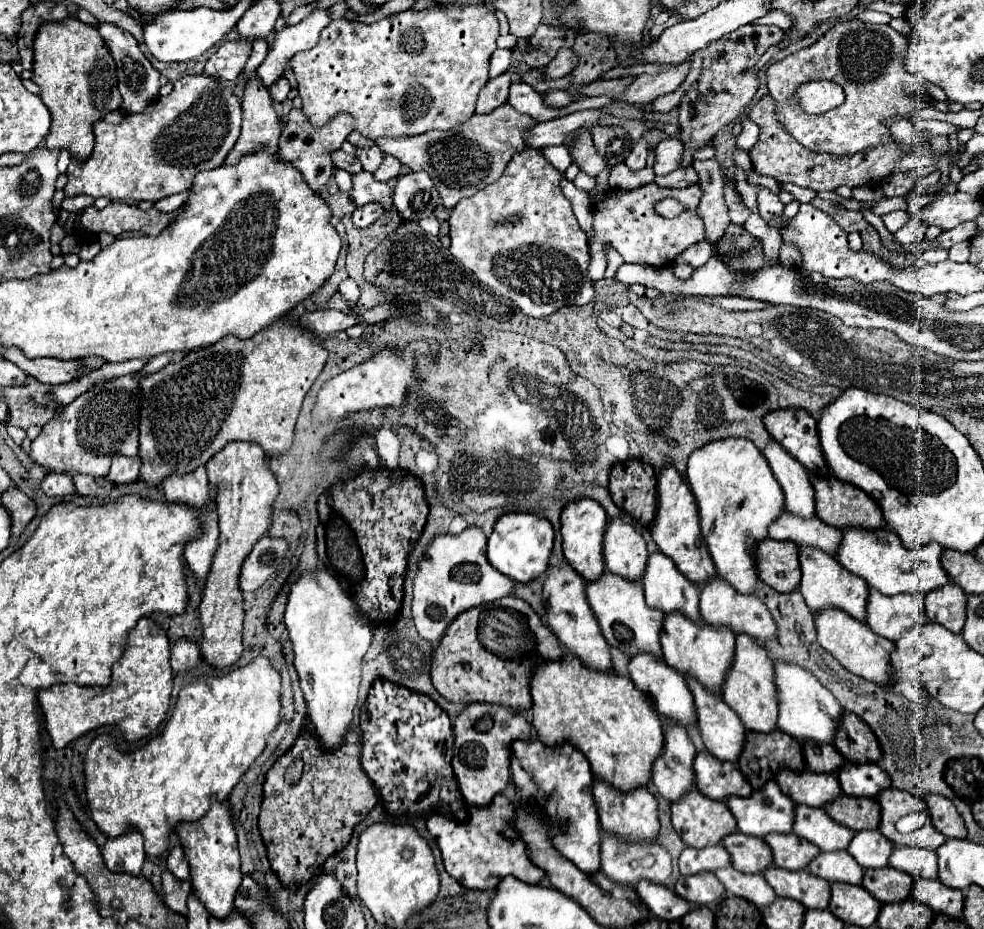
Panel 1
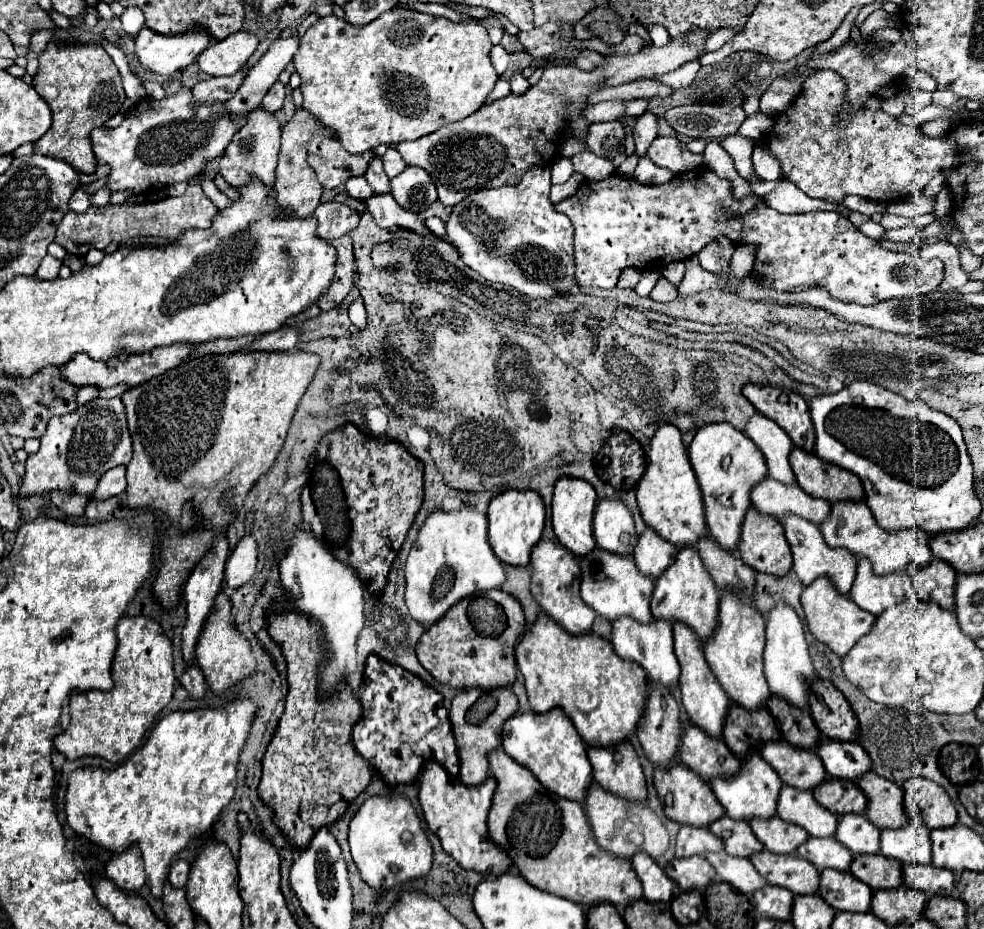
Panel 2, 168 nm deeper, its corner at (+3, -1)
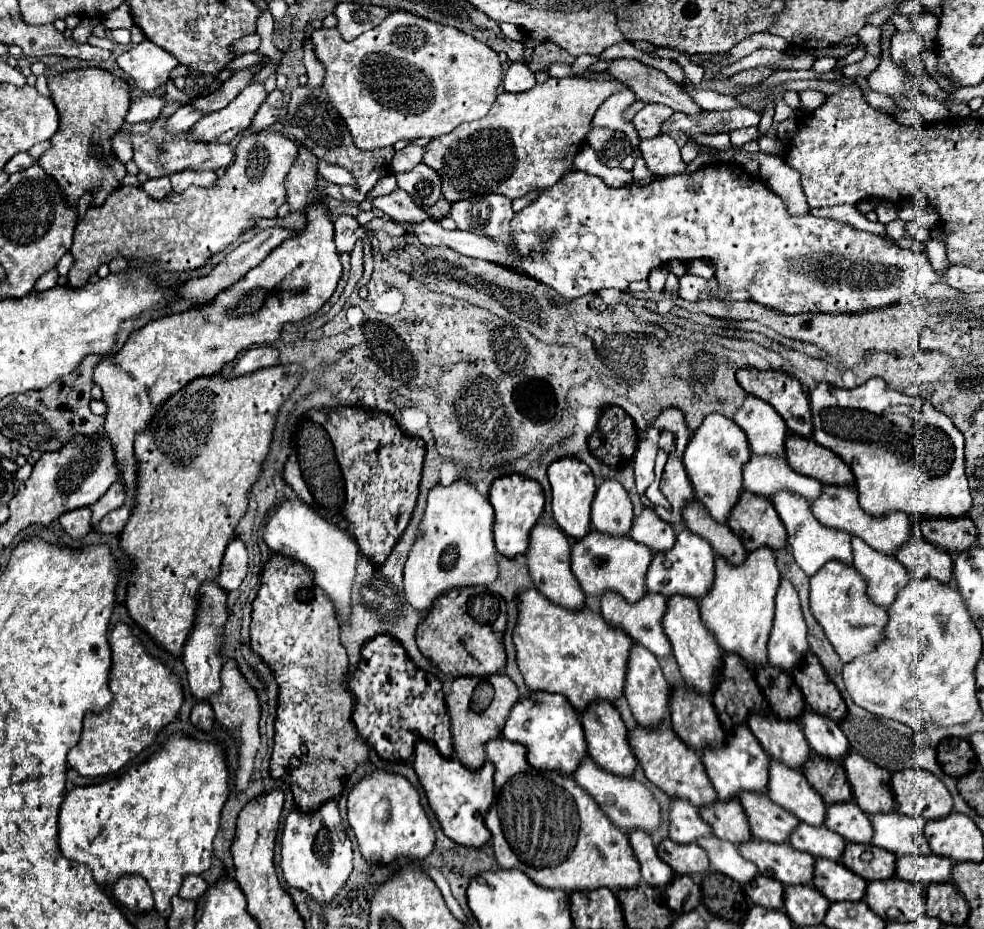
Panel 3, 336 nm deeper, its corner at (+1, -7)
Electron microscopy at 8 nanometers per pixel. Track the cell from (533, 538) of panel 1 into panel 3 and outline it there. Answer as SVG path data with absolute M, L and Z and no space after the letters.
M518 474L498 478L498 480L494 480L494 484L490 488L488 500L490 500L494 514L496 514L496 522L494 522L496 550L506 558L516 558L520 554L526 554L530 530L532 530L532 526L536 526L538 518L544 512L544 494L542 494L540 484L534 480L522 478Z

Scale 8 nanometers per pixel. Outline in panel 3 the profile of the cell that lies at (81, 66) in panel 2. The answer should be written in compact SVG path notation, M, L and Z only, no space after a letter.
M78 68L48 76L48 88L52 92L54 106L58 108L60 128L50 140L52 146L38 162L56 178L56 182L60 182L68 202L78 202L84 192L92 192L92 206L102 204L126 176L124 164L120 164L112 154L110 138L124 124L124 116L130 106L128 82L102 68Z

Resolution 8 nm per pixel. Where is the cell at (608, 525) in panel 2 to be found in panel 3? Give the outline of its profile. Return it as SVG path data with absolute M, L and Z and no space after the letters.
M604 480L592 502L592 526L608 536L628 536L634 522L632 502L616 480Z

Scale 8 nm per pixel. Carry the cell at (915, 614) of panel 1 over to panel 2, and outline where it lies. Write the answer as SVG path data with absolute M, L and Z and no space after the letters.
M858 560L858 572L850 590L850 598L860 608L878 616L886 608L906 598L902 574L892 572L892 576L874 576L874 572L870 572L870 560Z

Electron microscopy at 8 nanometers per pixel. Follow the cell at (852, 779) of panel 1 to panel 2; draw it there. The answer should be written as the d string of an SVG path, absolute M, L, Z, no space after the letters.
M822 736L822 748L818 748L816 754L822 758L824 768L830 776L844 780L856 780L872 768L868 754L858 742L838 744L838 740L826 740L826 736Z

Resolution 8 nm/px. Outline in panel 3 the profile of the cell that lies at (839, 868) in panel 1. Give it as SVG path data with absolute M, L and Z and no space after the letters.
M800 822L796 834L792 834L792 842L790 842L796 850L800 852L808 852L814 858L826 858L832 862L840 862L846 842L844 838L840 838L836 832L828 830L826 826L814 828L814 826L804 826Z

